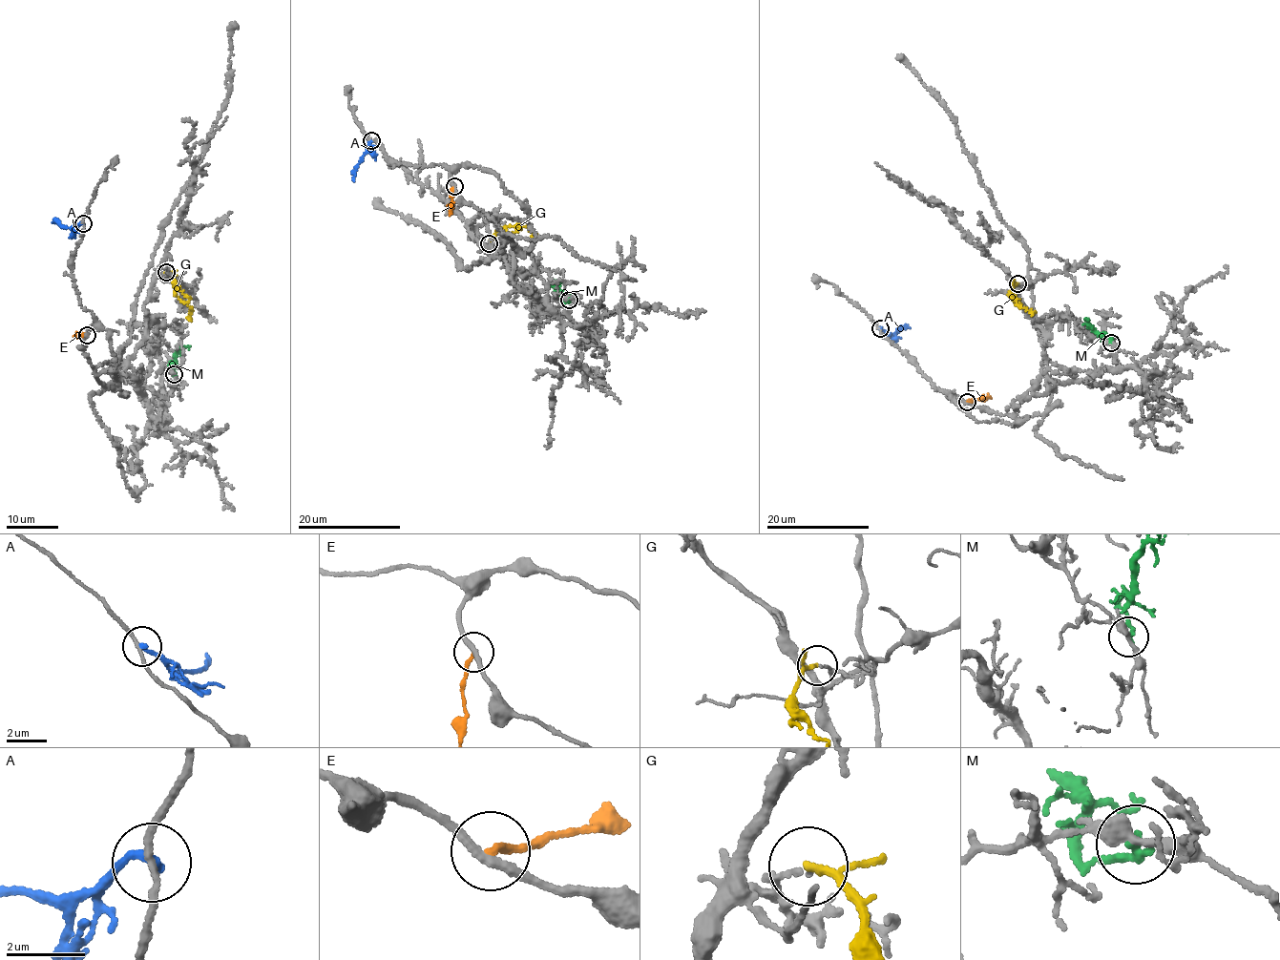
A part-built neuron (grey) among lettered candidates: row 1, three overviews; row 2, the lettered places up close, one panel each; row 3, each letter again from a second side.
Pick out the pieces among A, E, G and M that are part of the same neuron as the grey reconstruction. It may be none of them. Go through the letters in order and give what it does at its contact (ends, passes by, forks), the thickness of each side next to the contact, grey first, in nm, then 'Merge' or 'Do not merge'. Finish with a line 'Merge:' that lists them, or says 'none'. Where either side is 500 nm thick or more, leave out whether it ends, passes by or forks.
A: It ends there. Thickness 150 nm (grey) against 220 nm. Do not merge
E: It ends there. Thickness 220 nm (grey) against 190 nm. Do not merge
G: It ends there. Thickness 110 nm (grey) against 200 nm. Merge
M: It ends there. Thickness 320 nm (grey) against 240 nm. Do not merge
Merge: G

